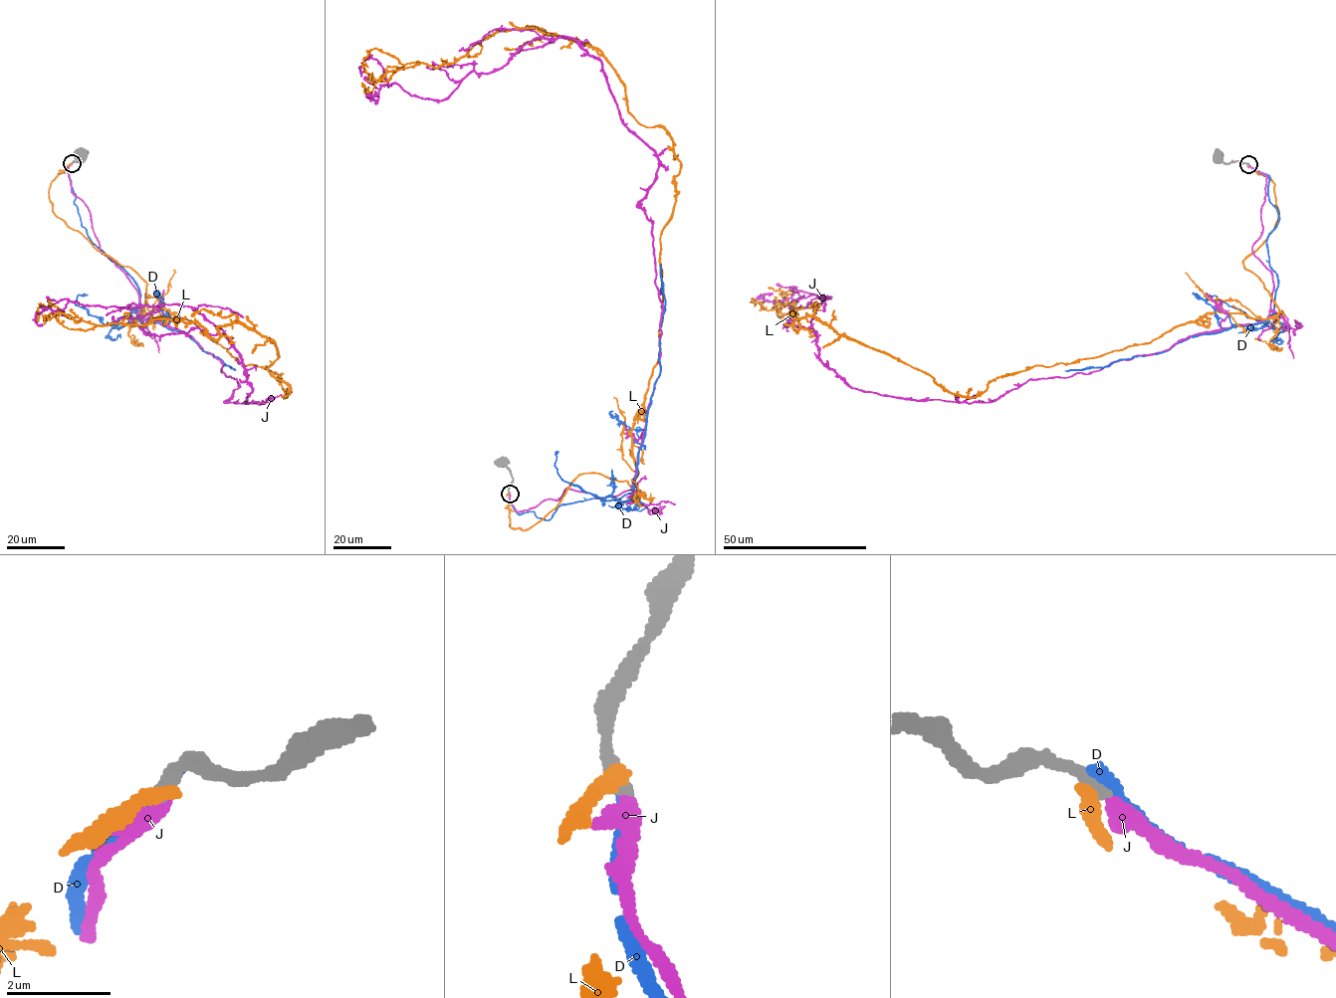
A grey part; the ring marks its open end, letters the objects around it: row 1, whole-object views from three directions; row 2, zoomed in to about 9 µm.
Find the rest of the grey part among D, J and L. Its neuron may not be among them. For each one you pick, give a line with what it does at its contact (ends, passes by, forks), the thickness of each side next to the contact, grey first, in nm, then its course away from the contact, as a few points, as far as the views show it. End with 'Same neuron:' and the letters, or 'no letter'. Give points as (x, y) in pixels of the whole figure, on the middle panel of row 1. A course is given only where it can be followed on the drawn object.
J: It passes by. Thickness 240 nm (grey) against 200 nm. Its course: (509, 494), (633, 488), (658, 155), (570, 38), (443, 99), (374, 59), (361, 77)
Same neuron: J

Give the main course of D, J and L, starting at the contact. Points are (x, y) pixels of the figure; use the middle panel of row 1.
D: (509, 493), (519, 513), (549, 519), (562, 504), (633, 494), (661, 369), (659, 265)
J: (509, 494), (633, 488), (658, 155), (570, 38), (443, 99), (374, 59), (361, 77)
L: (509, 493), (524, 530), (583, 474), (639, 495), (673, 140), (628, 112), (604, 55), (533, 26), (368, 88)

